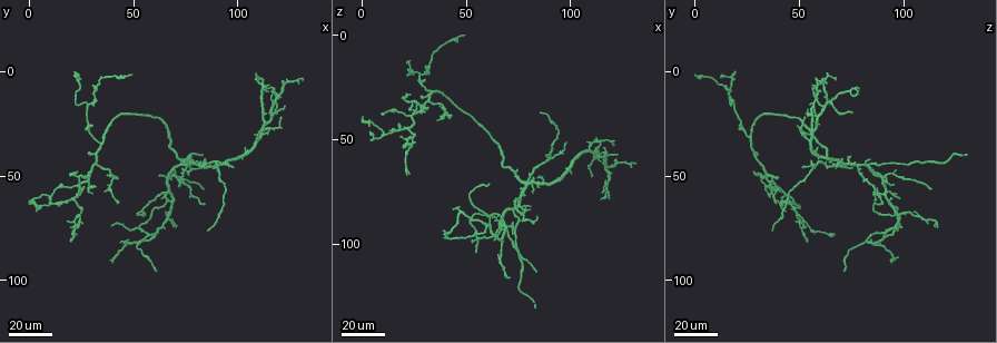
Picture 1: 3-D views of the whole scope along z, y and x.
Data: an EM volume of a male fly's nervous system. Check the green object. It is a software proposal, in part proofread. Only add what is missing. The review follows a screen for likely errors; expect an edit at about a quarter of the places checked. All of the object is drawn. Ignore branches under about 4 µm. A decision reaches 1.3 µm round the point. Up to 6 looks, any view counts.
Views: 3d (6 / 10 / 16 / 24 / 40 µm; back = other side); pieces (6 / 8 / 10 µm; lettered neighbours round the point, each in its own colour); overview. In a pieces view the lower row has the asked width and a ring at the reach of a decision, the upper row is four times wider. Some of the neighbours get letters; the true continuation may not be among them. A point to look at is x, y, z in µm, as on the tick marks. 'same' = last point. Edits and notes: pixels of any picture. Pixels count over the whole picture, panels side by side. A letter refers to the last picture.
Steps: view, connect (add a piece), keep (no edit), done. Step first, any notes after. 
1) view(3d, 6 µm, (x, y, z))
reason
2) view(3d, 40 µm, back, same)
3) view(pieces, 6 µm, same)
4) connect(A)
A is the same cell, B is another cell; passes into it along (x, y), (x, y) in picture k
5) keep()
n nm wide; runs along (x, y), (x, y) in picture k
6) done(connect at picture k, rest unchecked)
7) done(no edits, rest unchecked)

view(3d, 40 µm, (83, 41, 130))
free end

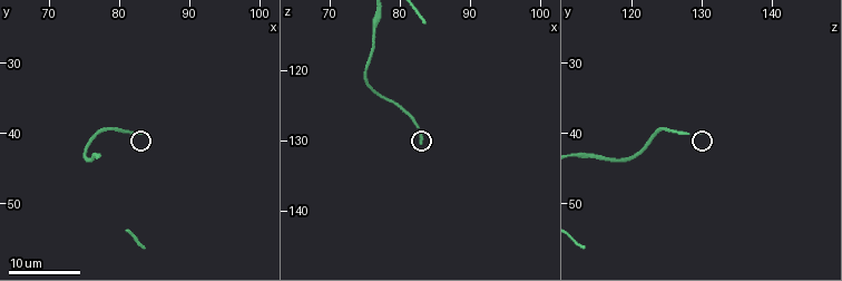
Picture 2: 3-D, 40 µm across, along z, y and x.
view(pieces, 6 µm, (83.0, 39.5, 130.0))
what lies round it

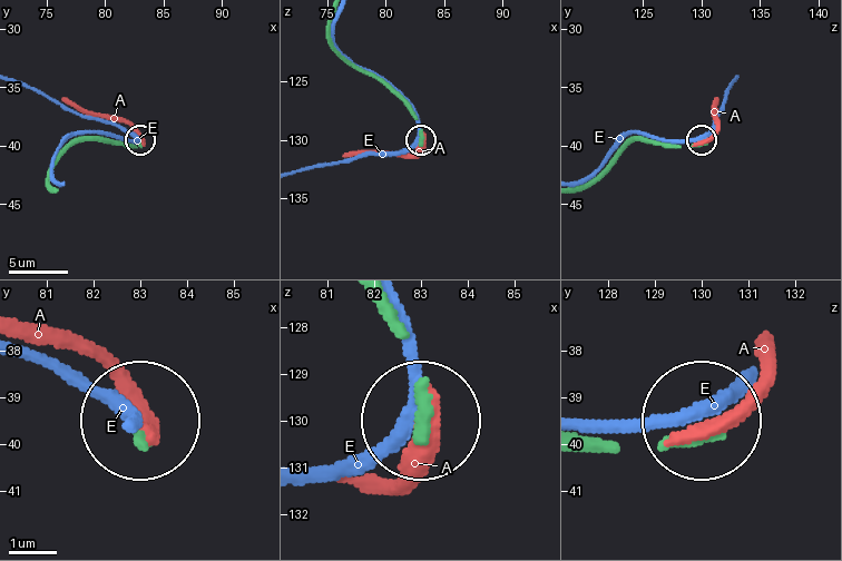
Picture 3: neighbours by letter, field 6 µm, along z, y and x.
keep()
A and E are other cells; none of them fits

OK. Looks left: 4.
view(3d, 24 µm, (84, 42, 71))
stops while still wide

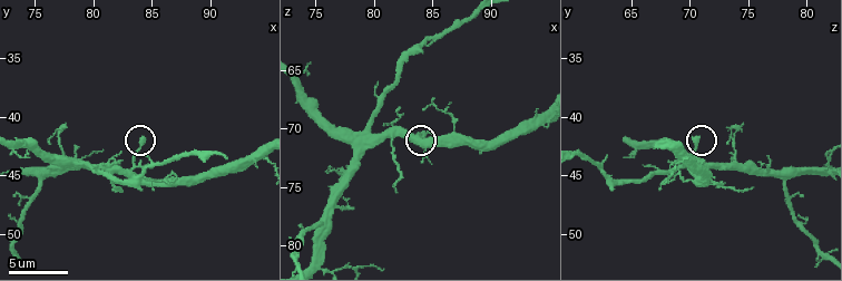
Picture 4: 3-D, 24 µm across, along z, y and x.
view(pieces, 8 µm, (84.2, 42.0, 70.4))

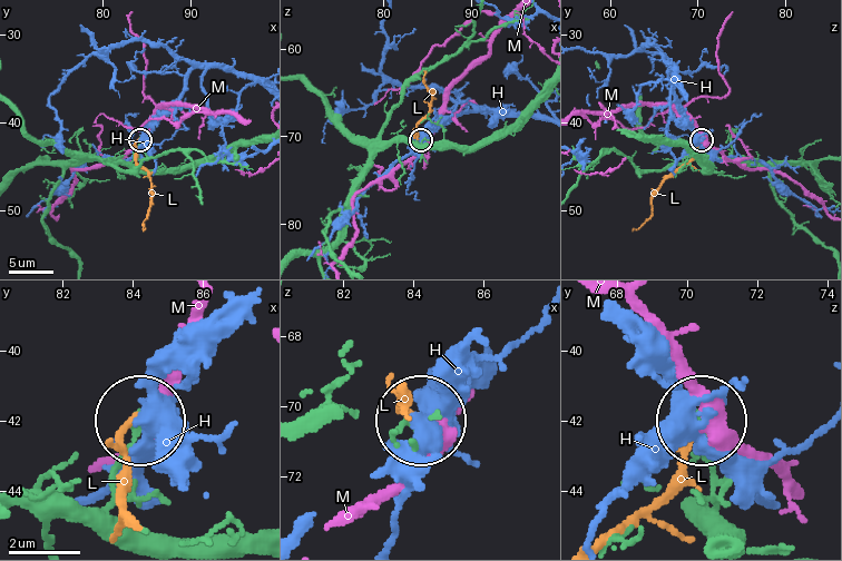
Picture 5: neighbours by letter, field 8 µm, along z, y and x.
keep()
H, L and M are other cells; no lettered piece goes on from it

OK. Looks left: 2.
view(3d, 40 µm, (23, 61, 37))
end of a long branch

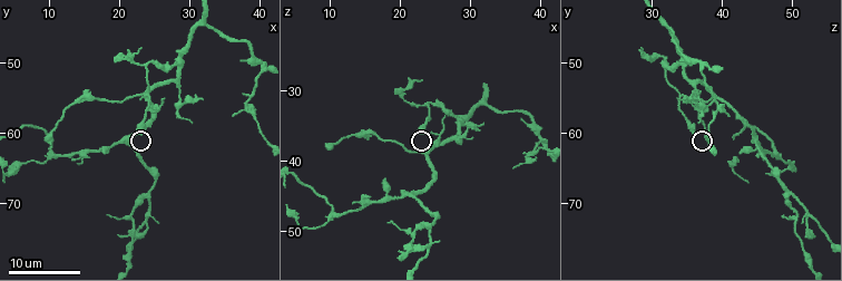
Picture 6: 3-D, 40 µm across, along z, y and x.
view(pieces, 6 µm, (23.0, 60.0, 36.0))

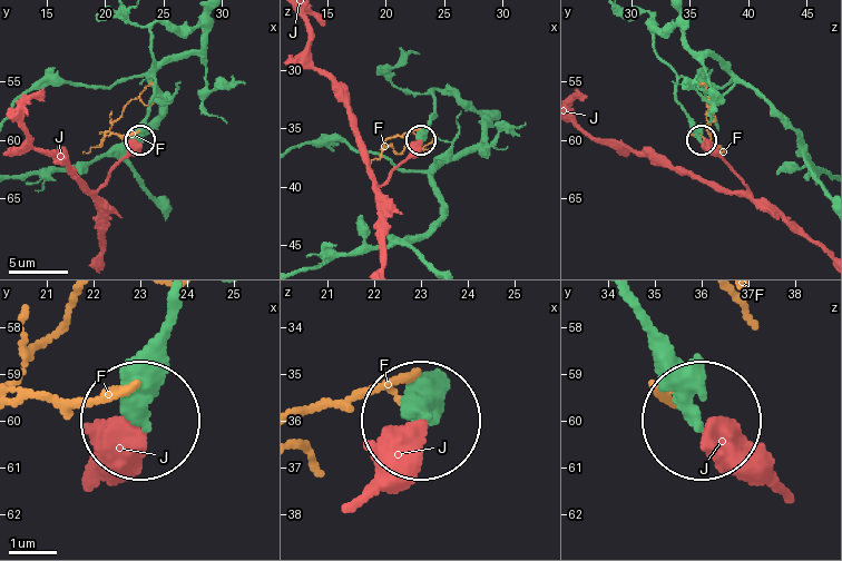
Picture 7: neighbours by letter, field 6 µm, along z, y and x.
keep()
F and J are other cells; runs along (167, 320), (139, 412) in picture 7; no lettered piece goes on from it

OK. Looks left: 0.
done(no edits, rest unchecked)

